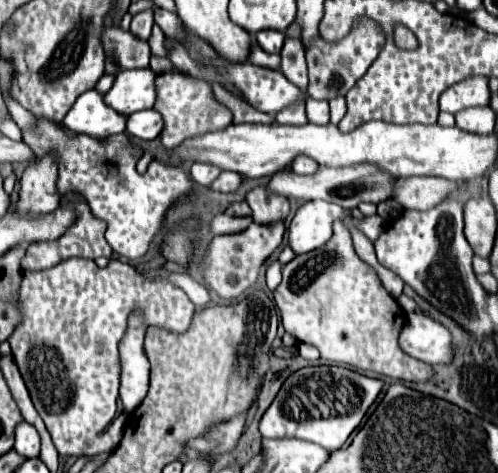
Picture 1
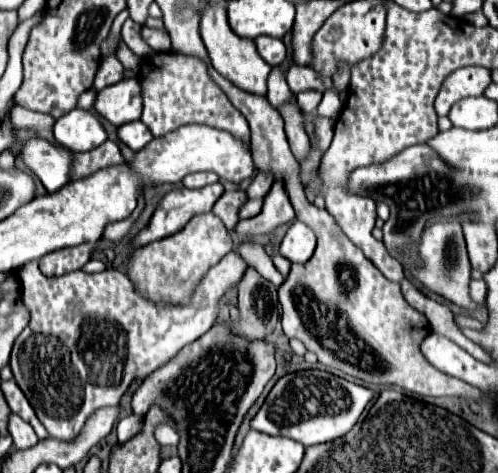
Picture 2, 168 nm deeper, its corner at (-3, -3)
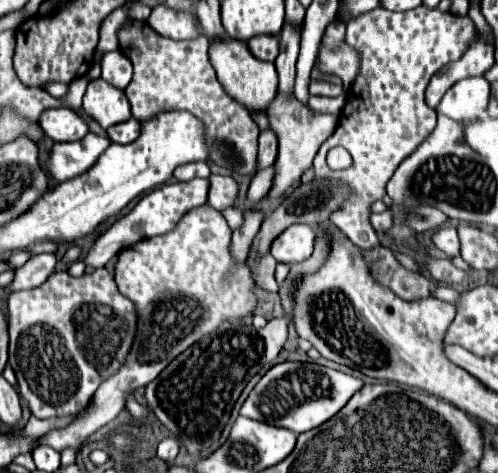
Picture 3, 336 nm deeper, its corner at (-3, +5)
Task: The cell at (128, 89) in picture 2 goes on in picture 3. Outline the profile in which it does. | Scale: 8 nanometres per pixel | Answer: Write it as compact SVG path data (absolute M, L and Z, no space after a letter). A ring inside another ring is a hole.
M93 80L85 92L83 110L103 128L115 126L131 118L131 106L123 90L107 84L105 80Z

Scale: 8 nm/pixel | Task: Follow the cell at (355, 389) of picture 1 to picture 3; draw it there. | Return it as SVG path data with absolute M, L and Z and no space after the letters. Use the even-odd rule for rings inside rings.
M281 362L267 370L267 374L255 384L251 394L243 402L239 414L301 434L333 418L361 386L363 380L319 364Z

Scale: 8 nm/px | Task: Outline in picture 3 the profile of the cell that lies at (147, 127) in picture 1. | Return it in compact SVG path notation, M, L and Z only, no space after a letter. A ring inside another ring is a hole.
M131 118L131 120L127 120L127 122L121 122L121 124L111 126L111 128L107 130L107 136L109 136L109 140L115 142L115 144L127 144L127 142L137 140L139 132L141 132L139 122L137 122L135 118Z

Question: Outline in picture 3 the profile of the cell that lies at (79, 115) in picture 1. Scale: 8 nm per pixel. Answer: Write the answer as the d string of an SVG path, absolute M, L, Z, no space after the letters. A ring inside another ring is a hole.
M49 108L49 112L41 114L39 126L53 142L81 140L89 132L85 120L69 108Z

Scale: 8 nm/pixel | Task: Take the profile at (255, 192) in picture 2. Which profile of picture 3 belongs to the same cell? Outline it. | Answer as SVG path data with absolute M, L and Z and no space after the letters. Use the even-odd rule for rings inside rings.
M261 130L259 134L259 170L267 168L275 162L277 156L277 136L273 136L273 130Z

